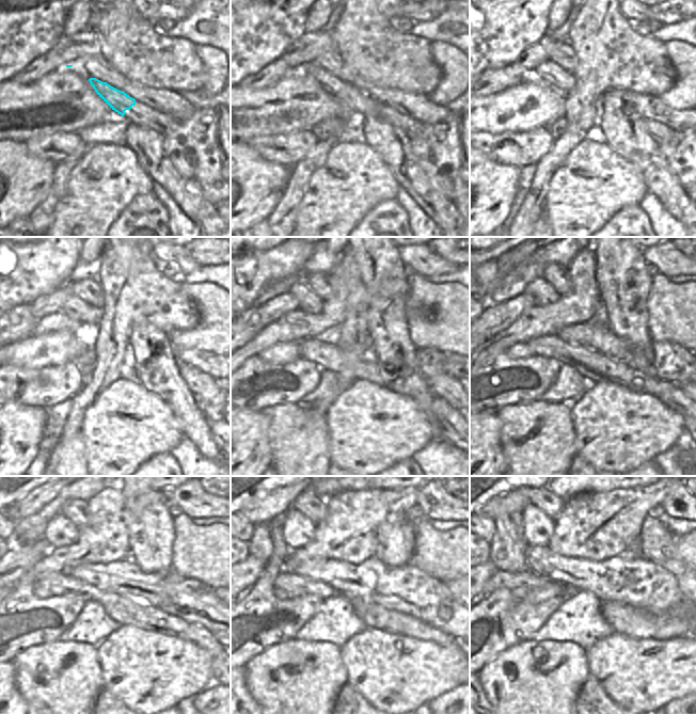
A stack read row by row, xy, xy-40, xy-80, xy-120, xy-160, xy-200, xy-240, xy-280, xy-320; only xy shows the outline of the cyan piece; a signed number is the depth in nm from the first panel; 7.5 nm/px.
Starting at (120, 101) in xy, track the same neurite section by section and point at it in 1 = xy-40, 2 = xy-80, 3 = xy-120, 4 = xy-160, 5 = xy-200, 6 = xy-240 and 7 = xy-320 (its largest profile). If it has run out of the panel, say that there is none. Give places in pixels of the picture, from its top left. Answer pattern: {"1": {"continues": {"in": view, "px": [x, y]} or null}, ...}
{"1": {"continues": {"in": "xy-40", "px": [346, 93]}}, "2": {"continues": {"in": "xy-80", "px": [555, 76]}}, "3": {"continues": {"in": "xy-120", "px": [75, 308]}}, "4": {"continues": {"in": "xy-160", "px": [307, 301]}}, "5": {"continues": {"in": "xy-200", "px": [543, 295]}}, "6": {"continues": {"in": "xy-240", "px": [60, 532]}}, "7": {"continues": {"in": "xy-320", "px": [538, 528]}}}

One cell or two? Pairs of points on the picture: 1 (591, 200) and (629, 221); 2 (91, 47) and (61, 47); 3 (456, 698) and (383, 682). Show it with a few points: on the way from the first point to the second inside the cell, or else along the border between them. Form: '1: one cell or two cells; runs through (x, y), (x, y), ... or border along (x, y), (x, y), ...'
1: two cells; border along (637, 204), (621, 207), (602, 225)
2: one cell; runs through (83, 47), (68, 47)
3: two cells; border along (458, 685), (431, 698), (427, 702)

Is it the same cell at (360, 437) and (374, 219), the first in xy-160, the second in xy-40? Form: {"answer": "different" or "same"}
{"answer": "different"}

